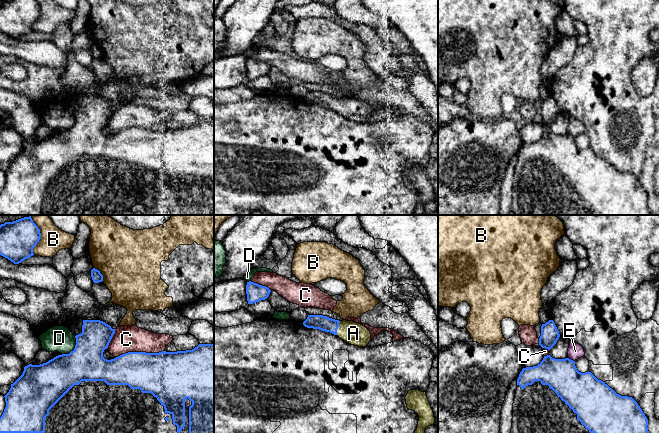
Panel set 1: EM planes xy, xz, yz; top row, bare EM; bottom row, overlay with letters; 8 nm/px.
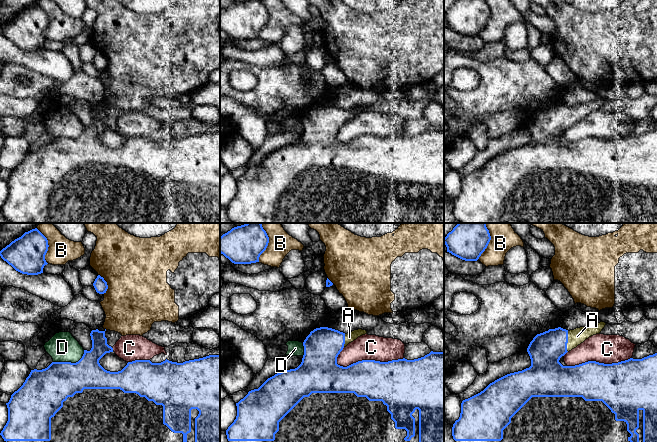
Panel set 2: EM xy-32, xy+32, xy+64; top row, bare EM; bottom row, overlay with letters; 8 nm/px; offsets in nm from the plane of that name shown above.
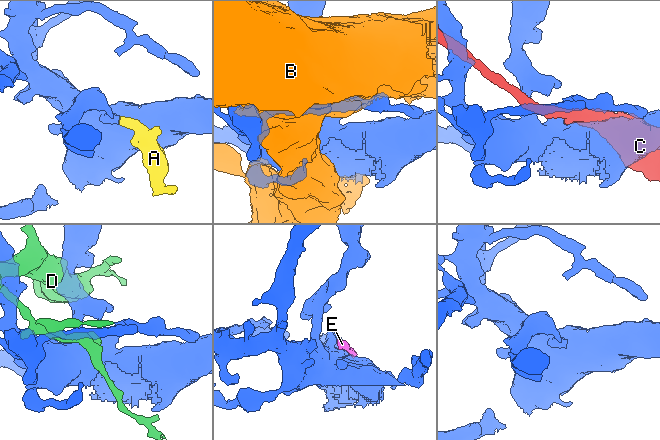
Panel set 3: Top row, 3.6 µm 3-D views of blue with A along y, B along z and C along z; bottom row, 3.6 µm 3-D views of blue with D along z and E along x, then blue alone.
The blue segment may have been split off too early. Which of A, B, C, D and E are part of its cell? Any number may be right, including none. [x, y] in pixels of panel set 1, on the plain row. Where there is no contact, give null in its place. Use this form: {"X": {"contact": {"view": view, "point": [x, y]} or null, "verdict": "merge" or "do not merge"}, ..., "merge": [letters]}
{"A": {"contact": {"view": "xz", "point": [337, 104]}, "verdict": "merge"}, "B": {"contact": {"view": "xy", "point": [39, 15]}, "verdict": "do not merge"}, "C": {"contact": {"view": "xy", "point": [139, 128]}, "verdict": "do not merge"}, "D": {"contact": {"view": "xy", "point": [74, 124]}, "verdict": "do not merge"}, "E": {"contact": {"view": "yz", "point": [570, 135]}, "verdict": "do not merge"}, "merge": ["A"]}

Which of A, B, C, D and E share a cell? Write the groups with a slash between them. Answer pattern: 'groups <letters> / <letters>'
groups A / B / C E / D

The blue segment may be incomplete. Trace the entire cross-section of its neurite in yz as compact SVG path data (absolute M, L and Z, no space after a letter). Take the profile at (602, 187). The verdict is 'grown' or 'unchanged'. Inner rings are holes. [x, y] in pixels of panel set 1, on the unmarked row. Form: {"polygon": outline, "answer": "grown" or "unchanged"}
{"polygon": "M544 132L537 142L523 144L517 155L511 204L515 215L652 215L647 202L647 193L632 173L617 170L589 147L579 148L569 134Z", "answer": "grown"}

